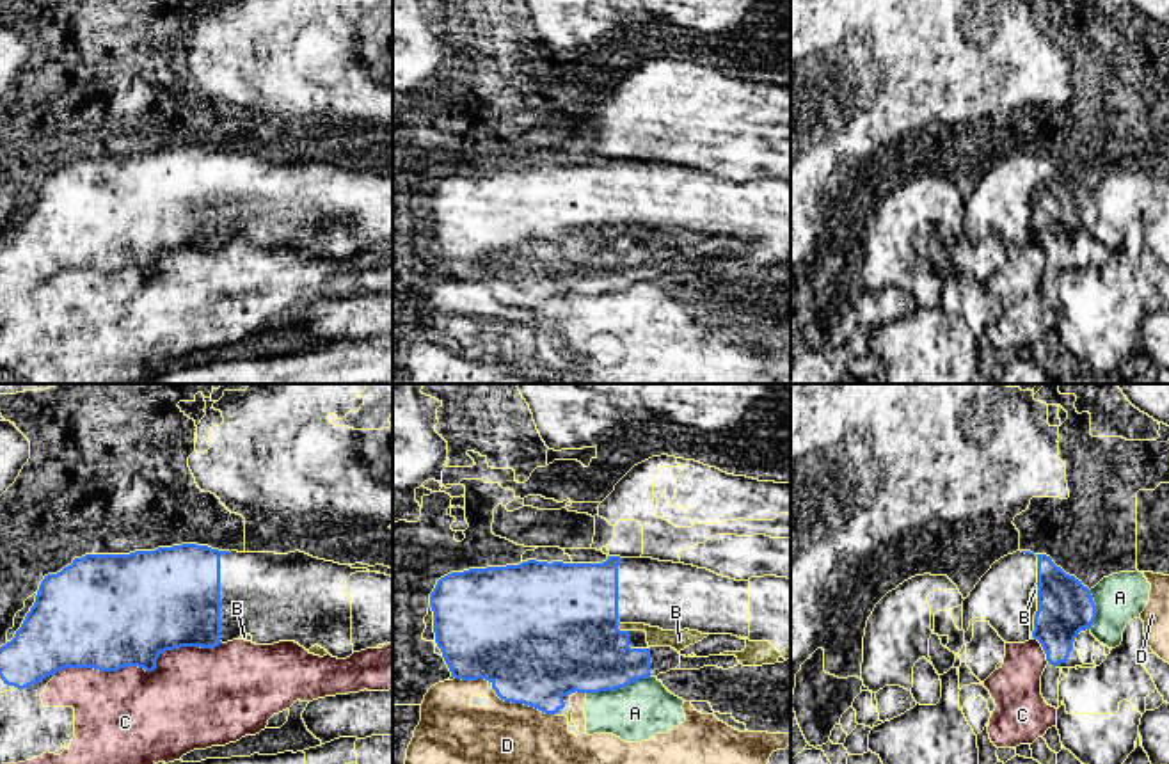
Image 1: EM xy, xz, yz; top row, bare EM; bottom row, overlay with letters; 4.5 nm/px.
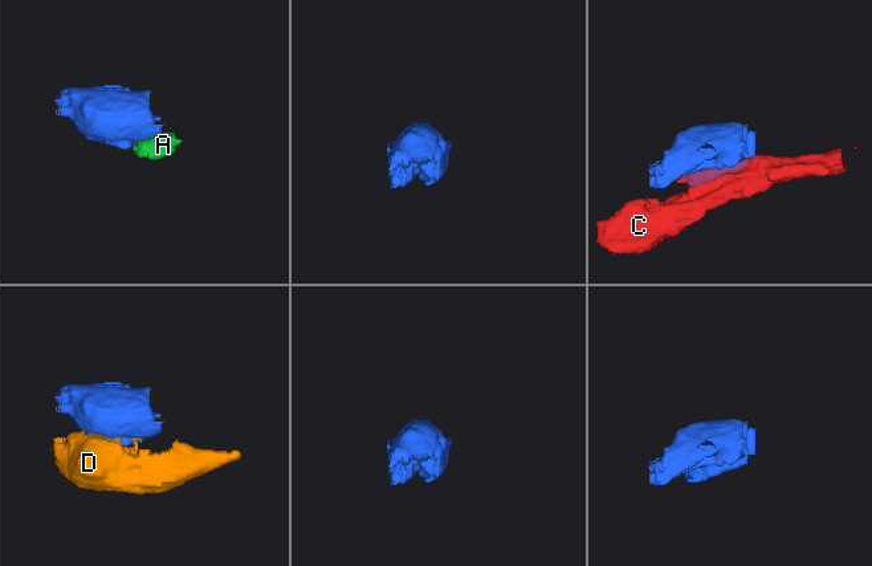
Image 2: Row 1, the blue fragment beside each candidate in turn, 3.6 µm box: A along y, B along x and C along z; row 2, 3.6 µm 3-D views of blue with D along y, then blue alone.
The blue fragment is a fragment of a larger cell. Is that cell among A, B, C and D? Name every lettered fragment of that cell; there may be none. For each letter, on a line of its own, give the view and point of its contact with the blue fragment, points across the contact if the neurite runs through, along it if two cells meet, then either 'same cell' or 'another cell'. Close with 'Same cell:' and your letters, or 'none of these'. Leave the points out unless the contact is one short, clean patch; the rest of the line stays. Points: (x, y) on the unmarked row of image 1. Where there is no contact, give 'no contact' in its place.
A: meets blue in xz at (617, 290); border along xz (649, 278), (613, 292), (587, 295); another cell
B: meets blue in yz at (1036, 214); same cell
C: meets blue in xy at (141, 269); another cell
D: meets blue in xz at (523, 304); another cell
Same cell: B

